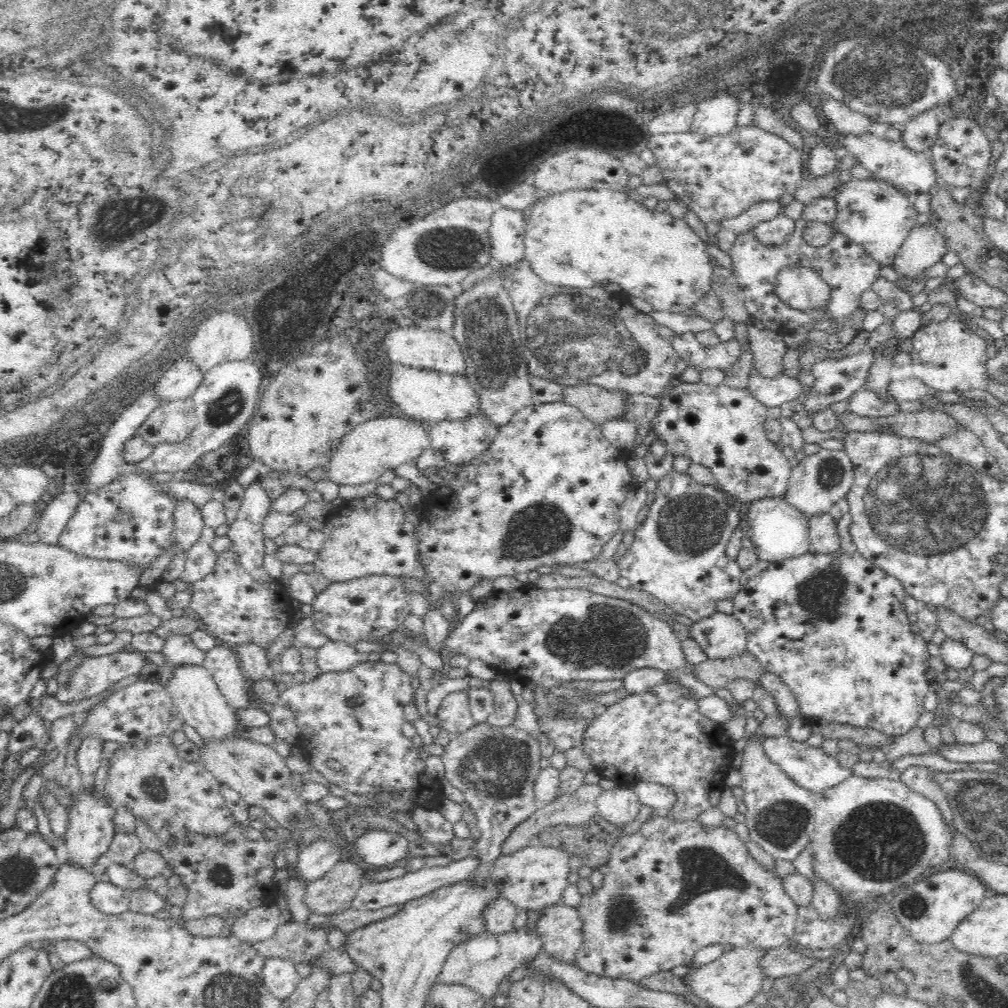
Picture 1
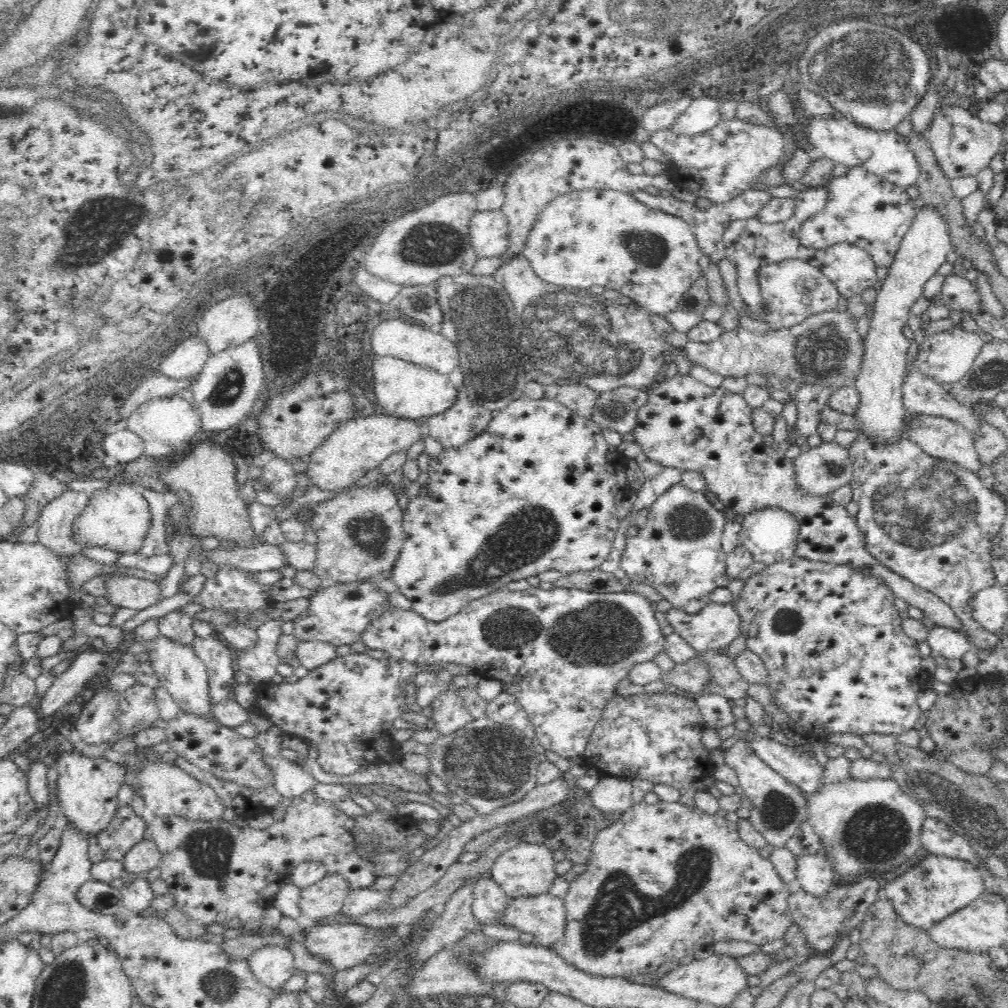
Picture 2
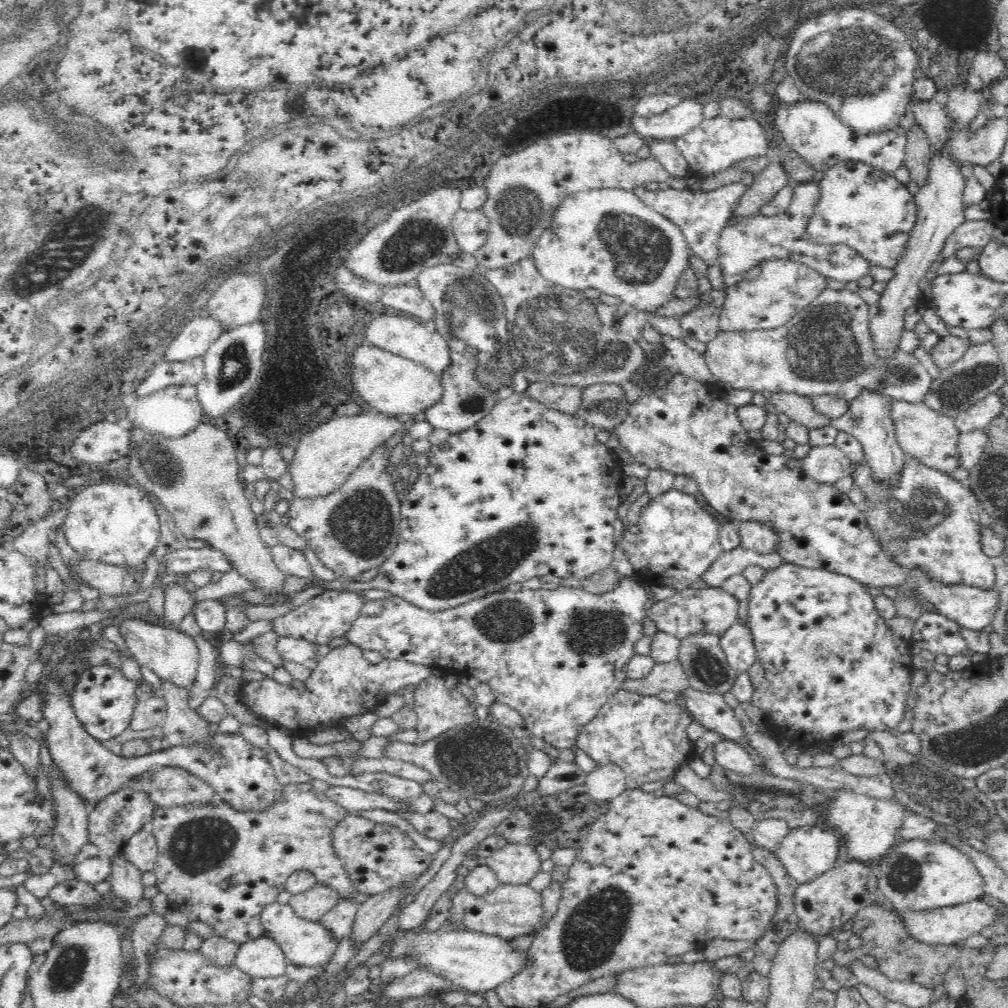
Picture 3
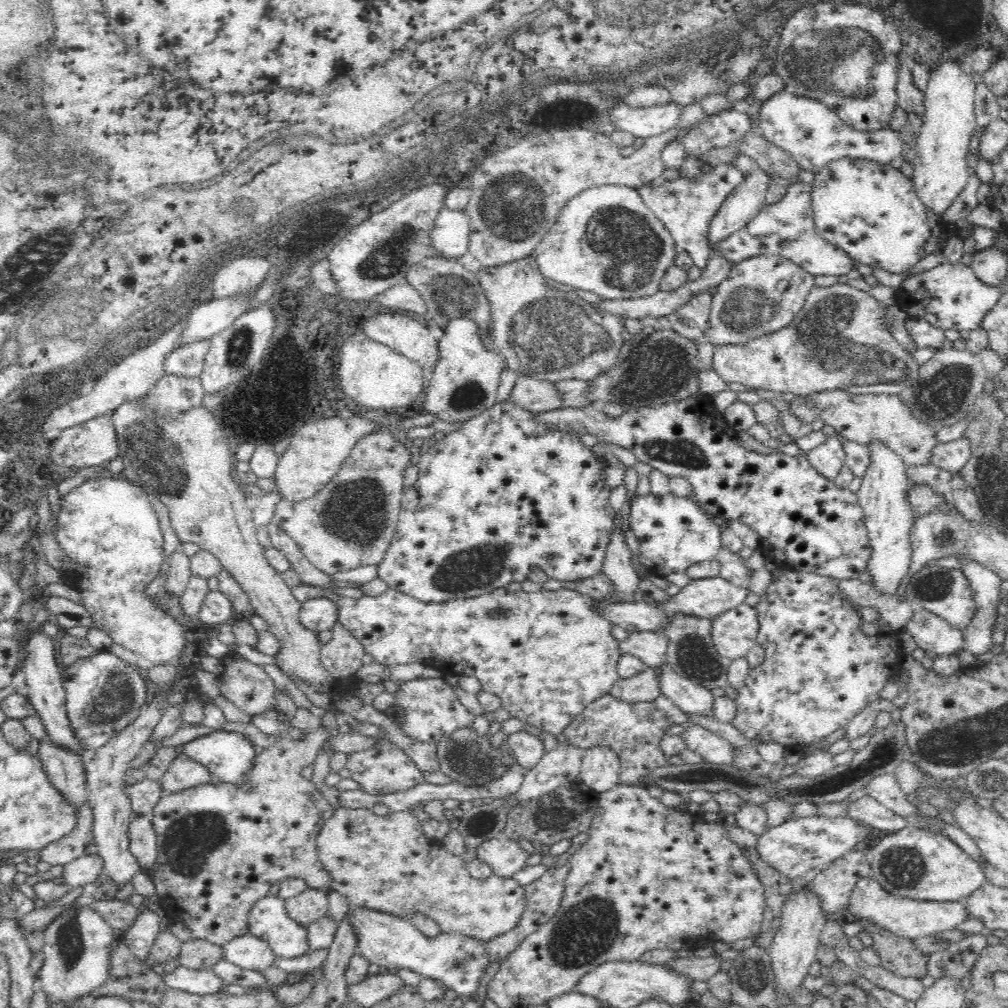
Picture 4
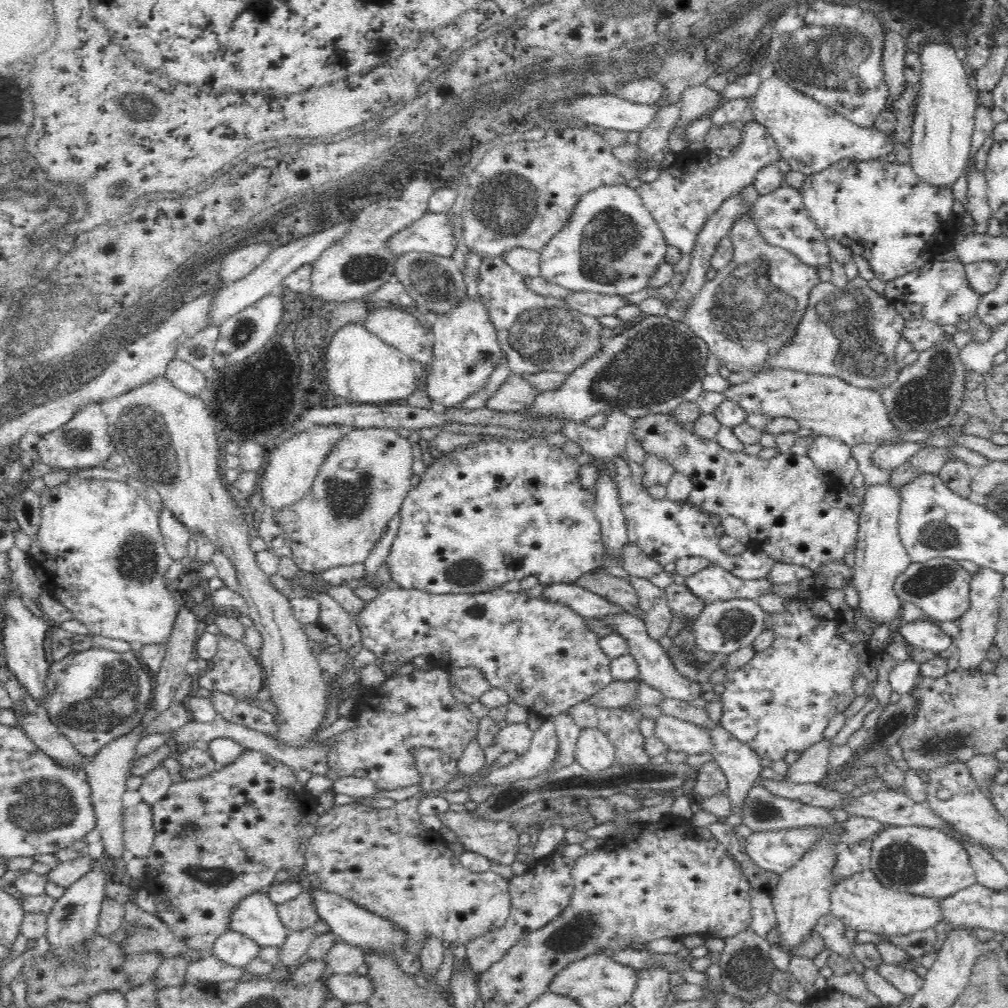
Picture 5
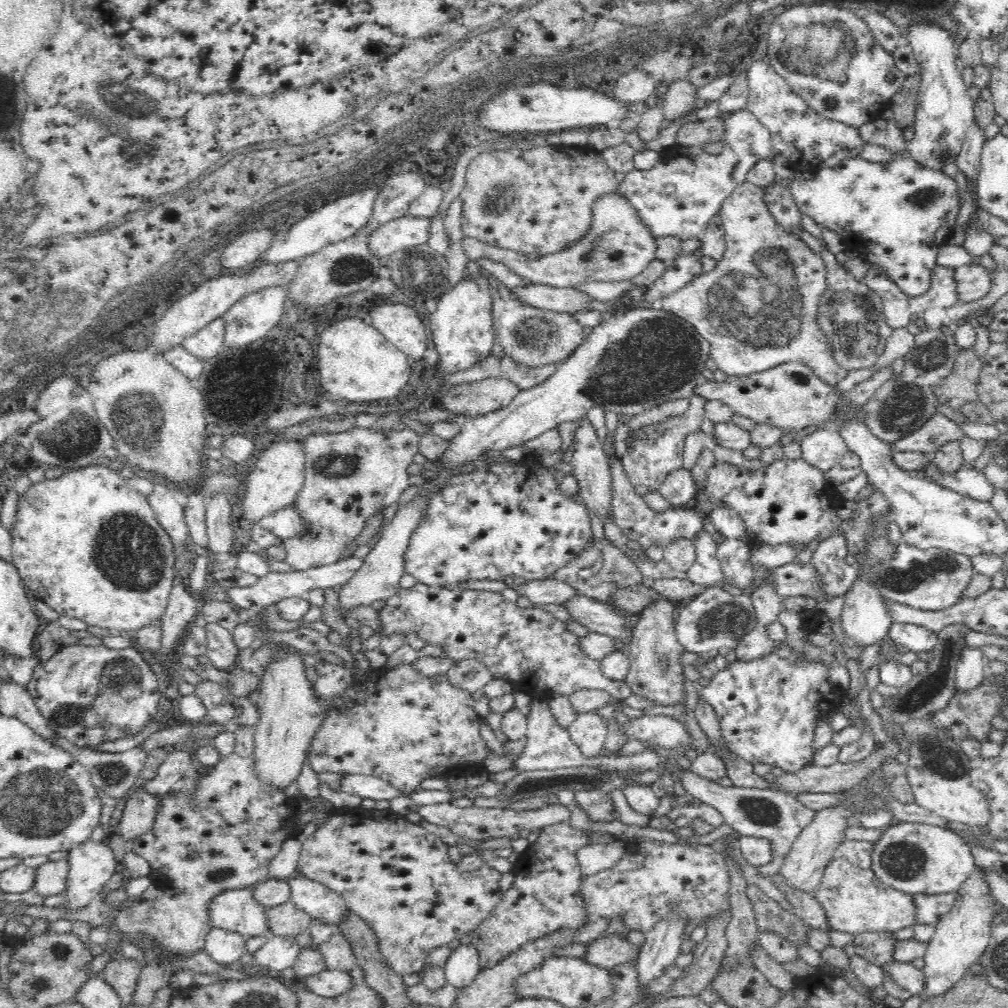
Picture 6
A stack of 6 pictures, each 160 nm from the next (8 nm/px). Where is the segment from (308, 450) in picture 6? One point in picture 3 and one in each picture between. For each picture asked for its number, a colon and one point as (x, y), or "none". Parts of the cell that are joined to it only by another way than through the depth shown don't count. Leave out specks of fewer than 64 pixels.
3: (356, 527)
4: (350, 523)
5: (361, 486)

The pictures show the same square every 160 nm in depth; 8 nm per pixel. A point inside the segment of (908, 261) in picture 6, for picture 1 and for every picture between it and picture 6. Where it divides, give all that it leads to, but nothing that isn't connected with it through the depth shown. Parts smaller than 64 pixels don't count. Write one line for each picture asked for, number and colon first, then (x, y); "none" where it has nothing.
1: (872, 213)
2: (863, 209)
3: (861, 206)
4: (869, 210)
5: (882, 210)

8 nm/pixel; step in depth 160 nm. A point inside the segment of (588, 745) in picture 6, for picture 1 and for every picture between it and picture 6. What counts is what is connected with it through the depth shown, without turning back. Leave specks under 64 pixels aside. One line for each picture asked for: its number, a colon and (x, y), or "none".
1: (620, 806)
2: (612, 794)
3: (606, 781)
4: (600, 768)
5: (594, 751)

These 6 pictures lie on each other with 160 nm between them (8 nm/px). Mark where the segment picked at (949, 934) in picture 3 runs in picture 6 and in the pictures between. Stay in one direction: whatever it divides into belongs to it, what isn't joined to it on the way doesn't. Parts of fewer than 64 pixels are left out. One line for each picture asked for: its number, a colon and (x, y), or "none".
4: (907, 918)
5: (861, 901)
6: (855, 901)

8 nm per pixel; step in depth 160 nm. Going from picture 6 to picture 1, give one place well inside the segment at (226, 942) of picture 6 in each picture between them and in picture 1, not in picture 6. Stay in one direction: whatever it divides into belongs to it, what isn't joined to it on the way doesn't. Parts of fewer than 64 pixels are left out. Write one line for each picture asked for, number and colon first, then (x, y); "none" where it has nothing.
1: (280, 976)
2: (273, 966)
3: (262, 957)
4: (249, 952)
5: (234, 948)

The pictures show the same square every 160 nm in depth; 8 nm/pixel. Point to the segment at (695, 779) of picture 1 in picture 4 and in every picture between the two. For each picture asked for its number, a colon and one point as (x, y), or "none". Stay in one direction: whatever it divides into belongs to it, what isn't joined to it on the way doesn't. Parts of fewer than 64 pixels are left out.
2: (658, 737)
3: (647, 738)
4: (634, 731)

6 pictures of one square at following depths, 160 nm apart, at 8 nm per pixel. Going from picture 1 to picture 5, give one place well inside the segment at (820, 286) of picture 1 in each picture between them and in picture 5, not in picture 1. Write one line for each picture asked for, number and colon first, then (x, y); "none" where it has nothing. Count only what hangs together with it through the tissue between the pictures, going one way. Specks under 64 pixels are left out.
2: (792, 290)
3: (773, 292)
4: (763, 294)
5: (752, 307)

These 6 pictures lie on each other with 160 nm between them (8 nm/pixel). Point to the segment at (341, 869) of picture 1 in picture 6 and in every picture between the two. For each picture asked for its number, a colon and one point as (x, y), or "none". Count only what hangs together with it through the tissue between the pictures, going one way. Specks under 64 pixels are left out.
2: (325, 898)
3: (312, 904)
4: (309, 906)
5: (299, 913)
6: (286, 919)

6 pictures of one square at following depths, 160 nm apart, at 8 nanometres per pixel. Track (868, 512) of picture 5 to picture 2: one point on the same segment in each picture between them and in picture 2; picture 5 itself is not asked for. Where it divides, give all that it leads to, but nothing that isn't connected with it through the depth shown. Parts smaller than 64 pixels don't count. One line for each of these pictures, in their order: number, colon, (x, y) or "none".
2: (924, 249)
3: (868, 418)
4: (888, 513)

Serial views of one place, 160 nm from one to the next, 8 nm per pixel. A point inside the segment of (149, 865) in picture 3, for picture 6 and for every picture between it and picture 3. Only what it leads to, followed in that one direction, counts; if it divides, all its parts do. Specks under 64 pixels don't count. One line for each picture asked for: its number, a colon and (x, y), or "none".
4: (142, 837)
5: (138, 827)
6: (141, 809)

